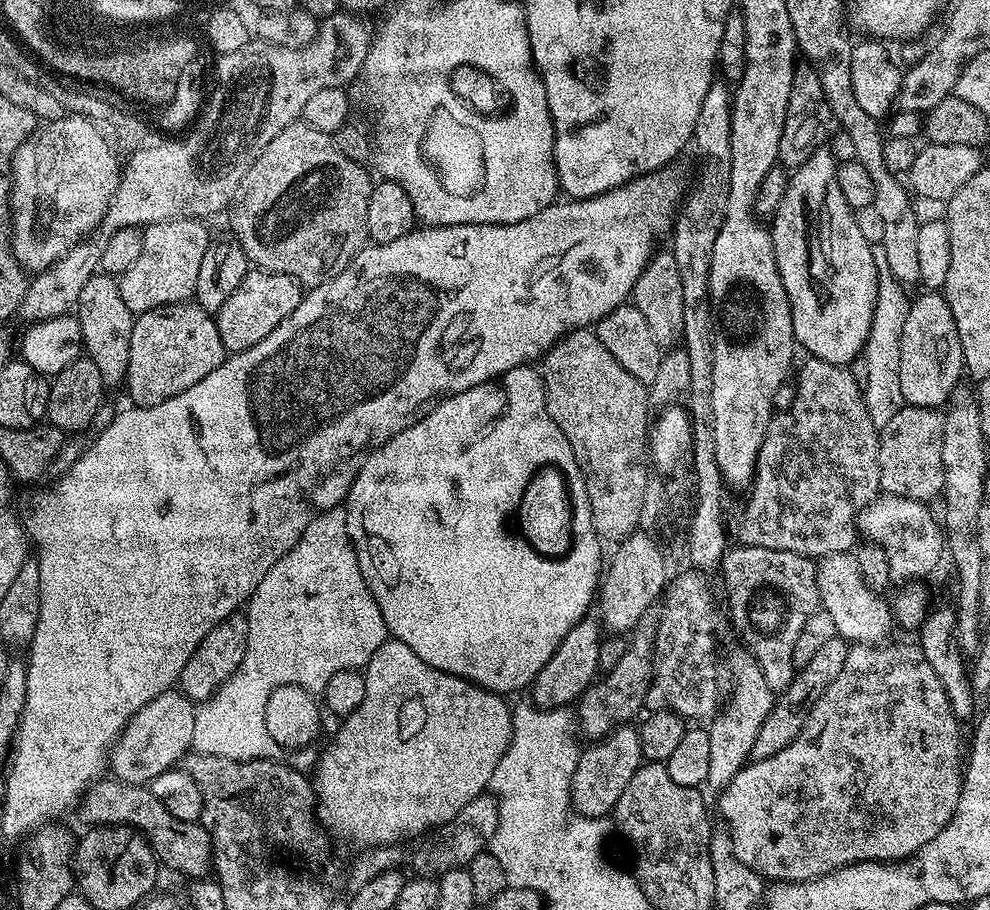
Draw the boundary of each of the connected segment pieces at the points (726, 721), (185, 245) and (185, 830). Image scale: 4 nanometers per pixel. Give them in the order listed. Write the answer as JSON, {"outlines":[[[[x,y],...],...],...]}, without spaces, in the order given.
{"outlines":[[[[745,658],[736,668],[736,681],[732,684],[732,693],[729,696],[727,693],[722,711],[711,721],[708,728],[710,774],[706,784],[707,787],[713,788],[713,793],[723,792],[725,786],[744,769],[745,764],[749,763],[752,747],[758,738],[758,730],[762,730],[762,722],[766,722],[773,703],[774,690],[769,687],[762,670],[756,665],[755,660]]],[[[178,219],[149,224],[143,229],[142,254],[138,262],[119,277],[119,290],[133,315],[185,303],[195,297],[202,254],[206,254],[210,243],[210,235],[204,226],[204,220]]],[[[101,778],[82,797],[84,816],[92,826],[120,824],[139,829],[147,835],[157,861],[187,879],[203,879],[212,869],[212,839],[203,823],[182,822],[166,810],[166,806],[155,798],[145,785],[127,784],[115,778]]]]}

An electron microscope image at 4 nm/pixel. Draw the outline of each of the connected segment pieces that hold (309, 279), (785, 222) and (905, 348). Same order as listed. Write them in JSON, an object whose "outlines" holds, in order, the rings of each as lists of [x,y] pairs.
{"outlines":[[[[303,122],[286,126],[286,130],[282,130],[282,134],[278,134],[278,138],[274,138],[274,142],[270,142],[270,146],[266,146],[266,150],[262,150],[262,154],[258,154],[258,158],[250,166],[246,178],[242,178],[242,182],[236,191],[236,198],[230,205],[230,213],[232,212],[231,235],[236,237],[237,242],[242,246],[242,250],[248,255],[249,261],[257,269],[289,276],[302,286],[325,284],[327,280],[334,279],[338,273],[346,270],[349,262],[366,246],[368,240],[366,206],[370,203],[370,194],[374,183],[373,177],[368,177],[368,171],[369,169],[365,165],[350,162],[350,158],[346,158],[346,154],[342,154],[342,150],[338,150],[338,146],[334,146],[329,133],[314,130],[309,124]]],[[[825,146],[819,148],[814,154],[810,154],[810,158],[806,158],[806,162],[802,162],[802,166],[795,168],[788,178],[786,198],[782,202],[782,206],[778,206],[776,215],[771,217],[770,231],[772,233],[772,245],[774,246],[774,258],[778,262],[778,274],[782,278],[782,286],[786,286],[786,294],[790,302],[792,329],[796,335],[797,345],[801,349],[805,348],[809,357],[825,360],[831,364],[848,366],[856,356],[863,353],[864,343],[870,334],[870,322],[874,318],[874,302],[878,298],[880,272],[878,271],[878,261],[872,253],[872,245],[868,243],[866,238],[862,238],[862,233],[858,230],[855,211],[846,202],[846,198],[842,195],[842,189],[838,186],[837,167],[838,161],[832,156],[831,147]]],[[[924,290],[921,293],[917,300],[915,297],[909,303],[906,323],[902,325],[902,359],[898,361],[898,378],[905,405],[940,410],[953,399],[952,391],[955,390],[960,376],[965,375],[962,342],[958,338],[958,326],[954,326],[954,314],[950,314],[950,306],[944,295],[936,290]]]]}

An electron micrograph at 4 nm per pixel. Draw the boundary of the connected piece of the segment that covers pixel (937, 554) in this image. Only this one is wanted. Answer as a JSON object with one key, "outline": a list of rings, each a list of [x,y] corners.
{"outline":[[[883,493],[873,499],[857,516],[857,531],[861,534],[861,537],[869,543],[883,547],[886,553],[886,560],[890,565],[893,583],[908,584],[925,579],[924,576],[935,570],[942,556],[944,558],[946,540],[937,517],[935,520],[929,508],[931,507],[925,501]]]}

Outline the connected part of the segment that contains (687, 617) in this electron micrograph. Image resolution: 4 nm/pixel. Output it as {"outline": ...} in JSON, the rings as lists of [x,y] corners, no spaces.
{"outline":[[[691,571],[671,577],[663,601],[664,609],[660,612],[660,620],[655,621],[652,685],[648,688],[646,704],[652,712],[675,712],[688,722],[708,722],[717,715],[722,704],[720,680],[716,677],[716,624],[712,621],[712,588],[703,571]]]}

